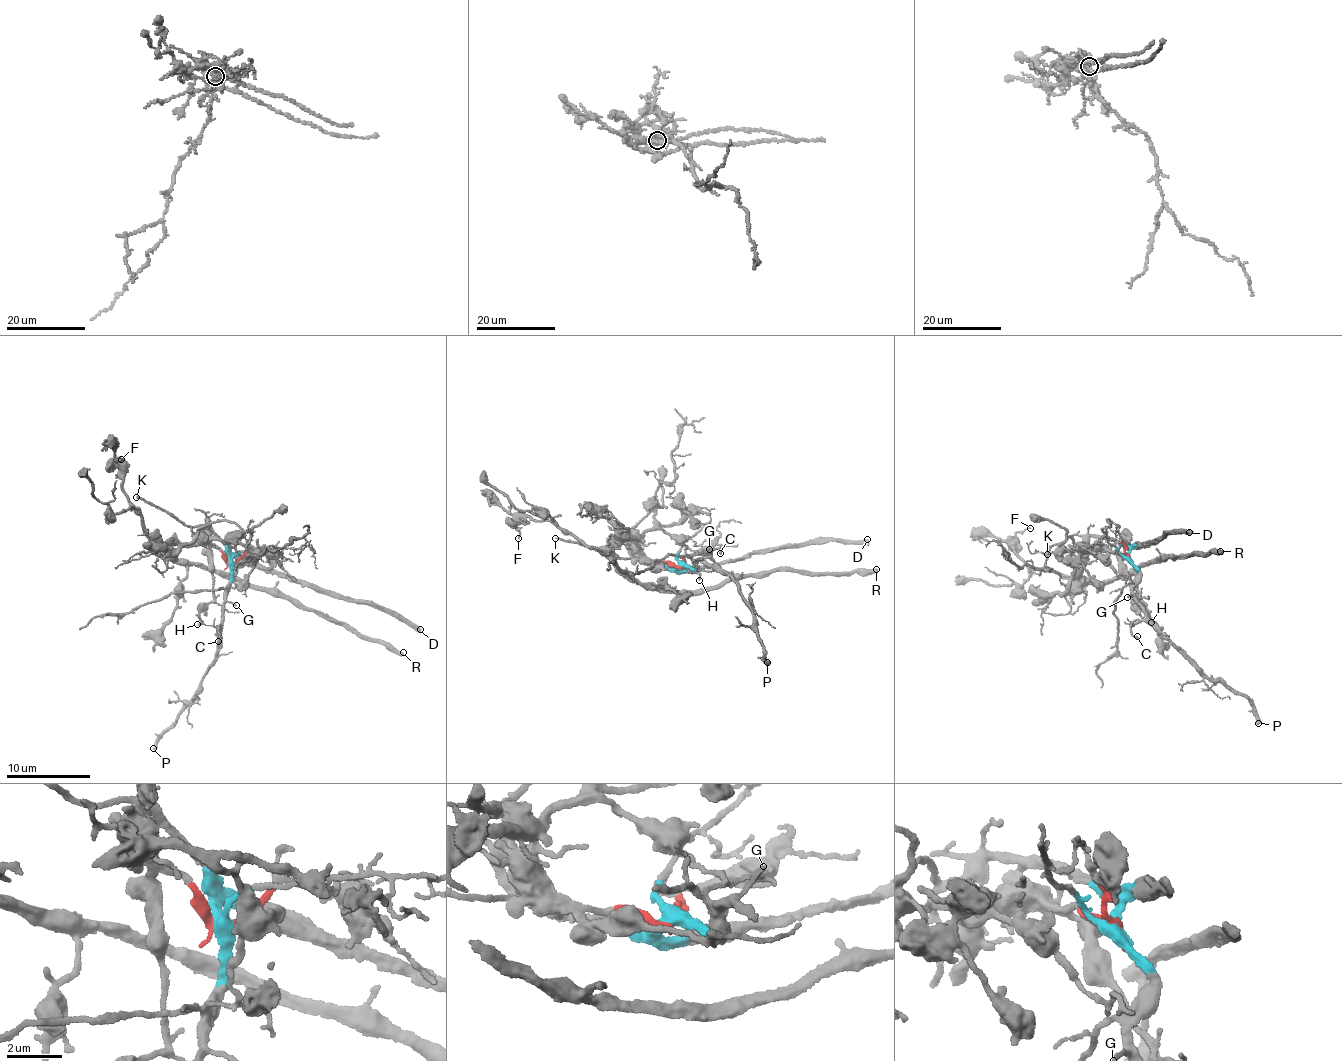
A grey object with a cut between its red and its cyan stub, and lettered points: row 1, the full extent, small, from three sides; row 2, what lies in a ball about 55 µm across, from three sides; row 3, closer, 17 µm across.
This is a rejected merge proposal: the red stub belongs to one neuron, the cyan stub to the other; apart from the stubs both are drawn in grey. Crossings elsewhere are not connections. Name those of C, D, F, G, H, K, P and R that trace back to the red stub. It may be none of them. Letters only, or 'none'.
F, H, R

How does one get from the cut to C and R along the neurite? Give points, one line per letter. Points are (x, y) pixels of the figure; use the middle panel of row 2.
C: (681, 565), (685, 564), (691, 569), (701, 559), (714, 565), (711, 550), (718, 547), (720, 554)
R: (681, 565), (653, 561), (626, 538), (612, 560), (631, 578), (687, 595), (774, 570), (824, 575), (877, 570)

